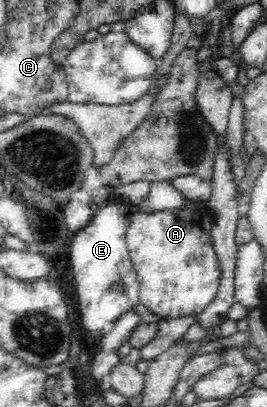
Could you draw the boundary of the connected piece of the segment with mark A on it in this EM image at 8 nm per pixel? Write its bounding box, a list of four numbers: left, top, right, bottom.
[126,205,223,319]

